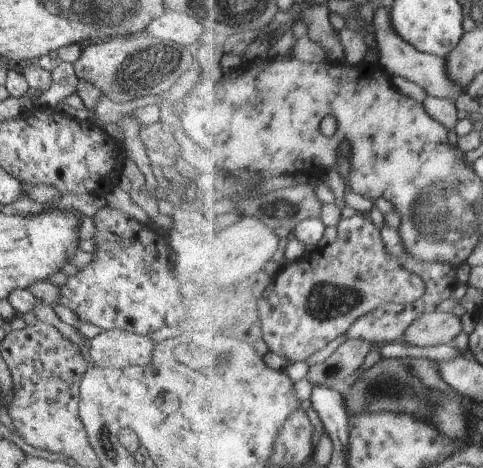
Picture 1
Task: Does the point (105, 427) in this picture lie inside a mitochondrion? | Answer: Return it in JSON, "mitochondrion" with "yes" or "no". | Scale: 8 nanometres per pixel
{"mitochondrion":"yes"}

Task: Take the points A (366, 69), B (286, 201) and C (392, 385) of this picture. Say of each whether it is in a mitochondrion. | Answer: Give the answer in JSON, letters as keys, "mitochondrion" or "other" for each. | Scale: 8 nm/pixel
{"A":"other","B":"mitochondrion","C":"mitochondrion"}

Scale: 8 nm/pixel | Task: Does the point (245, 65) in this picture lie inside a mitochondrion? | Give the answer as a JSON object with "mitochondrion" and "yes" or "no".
{"mitochondrion":"no"}

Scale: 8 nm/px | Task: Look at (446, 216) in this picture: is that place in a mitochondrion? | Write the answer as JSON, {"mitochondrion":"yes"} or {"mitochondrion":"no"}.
{"mitochondrion":"yes"}

